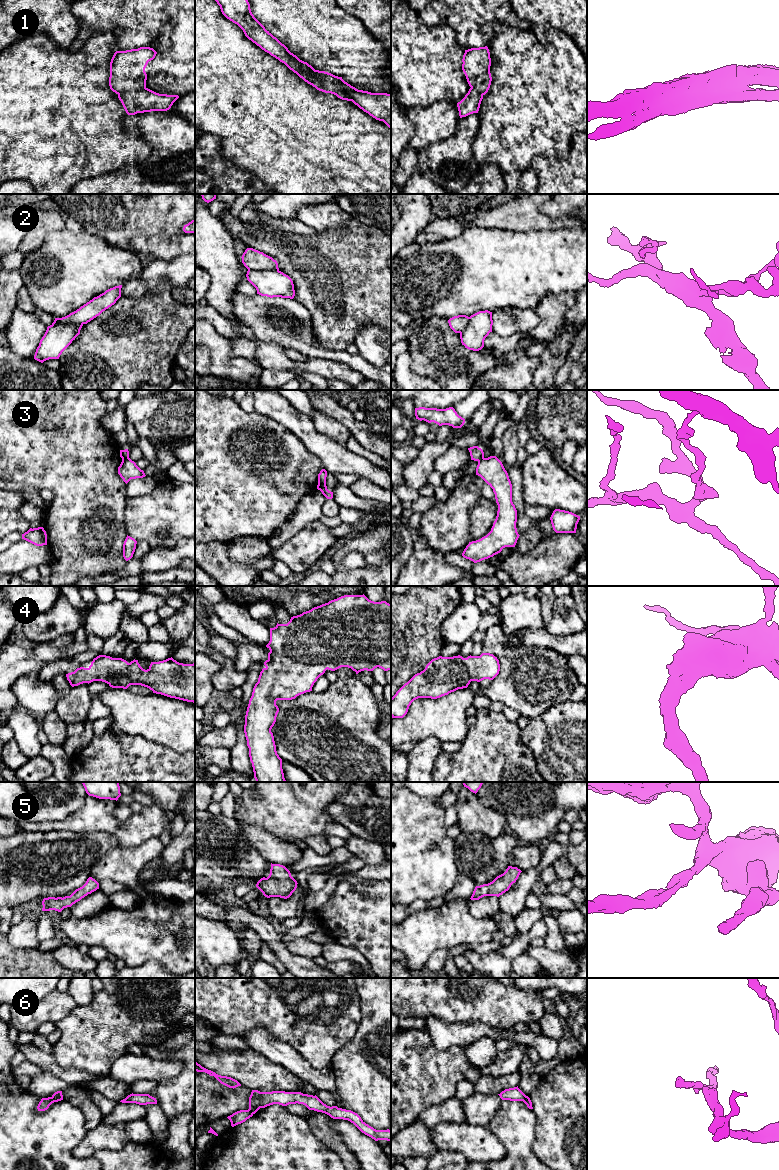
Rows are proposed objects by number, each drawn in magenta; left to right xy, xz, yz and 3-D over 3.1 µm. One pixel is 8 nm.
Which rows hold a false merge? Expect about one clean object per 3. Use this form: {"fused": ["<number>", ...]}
{"fused": ["1", "2", "3", "6"]}

